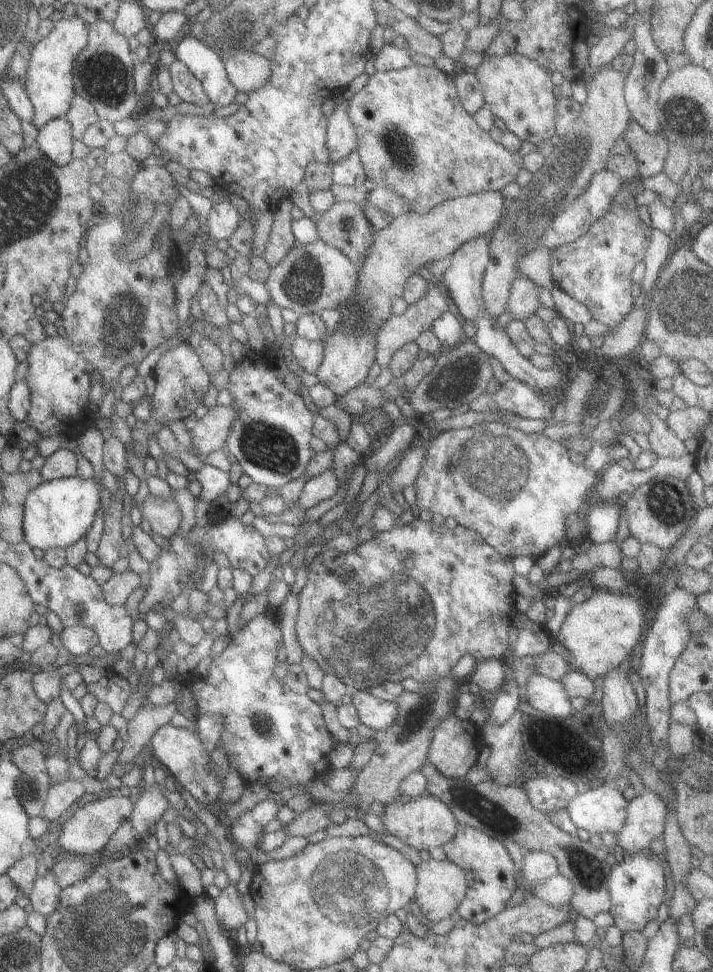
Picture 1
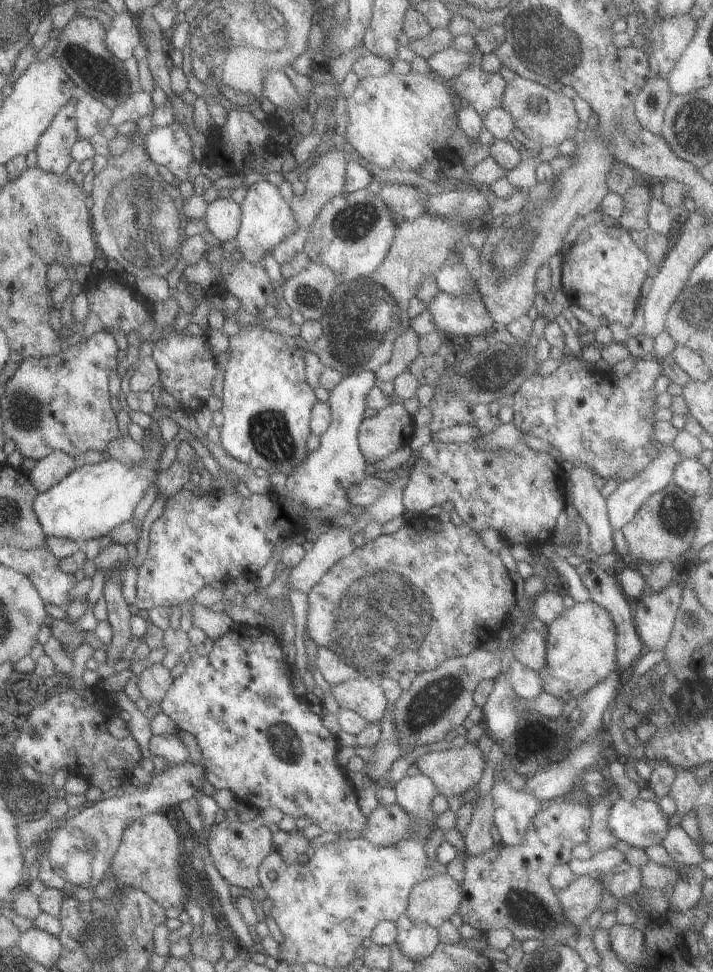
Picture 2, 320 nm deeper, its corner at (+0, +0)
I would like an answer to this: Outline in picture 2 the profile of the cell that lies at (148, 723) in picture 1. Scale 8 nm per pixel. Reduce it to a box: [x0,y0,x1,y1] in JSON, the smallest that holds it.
[137,663,172,706]

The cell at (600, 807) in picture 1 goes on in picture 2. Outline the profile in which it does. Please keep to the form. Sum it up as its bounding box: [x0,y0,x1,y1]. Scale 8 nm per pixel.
[606,795,669,849]

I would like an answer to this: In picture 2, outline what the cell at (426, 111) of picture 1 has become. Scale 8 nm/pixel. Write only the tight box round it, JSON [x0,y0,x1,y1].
[345,71,457,171]

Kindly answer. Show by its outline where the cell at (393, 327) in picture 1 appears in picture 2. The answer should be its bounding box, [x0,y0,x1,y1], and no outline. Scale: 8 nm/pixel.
[373,328,419,382]

